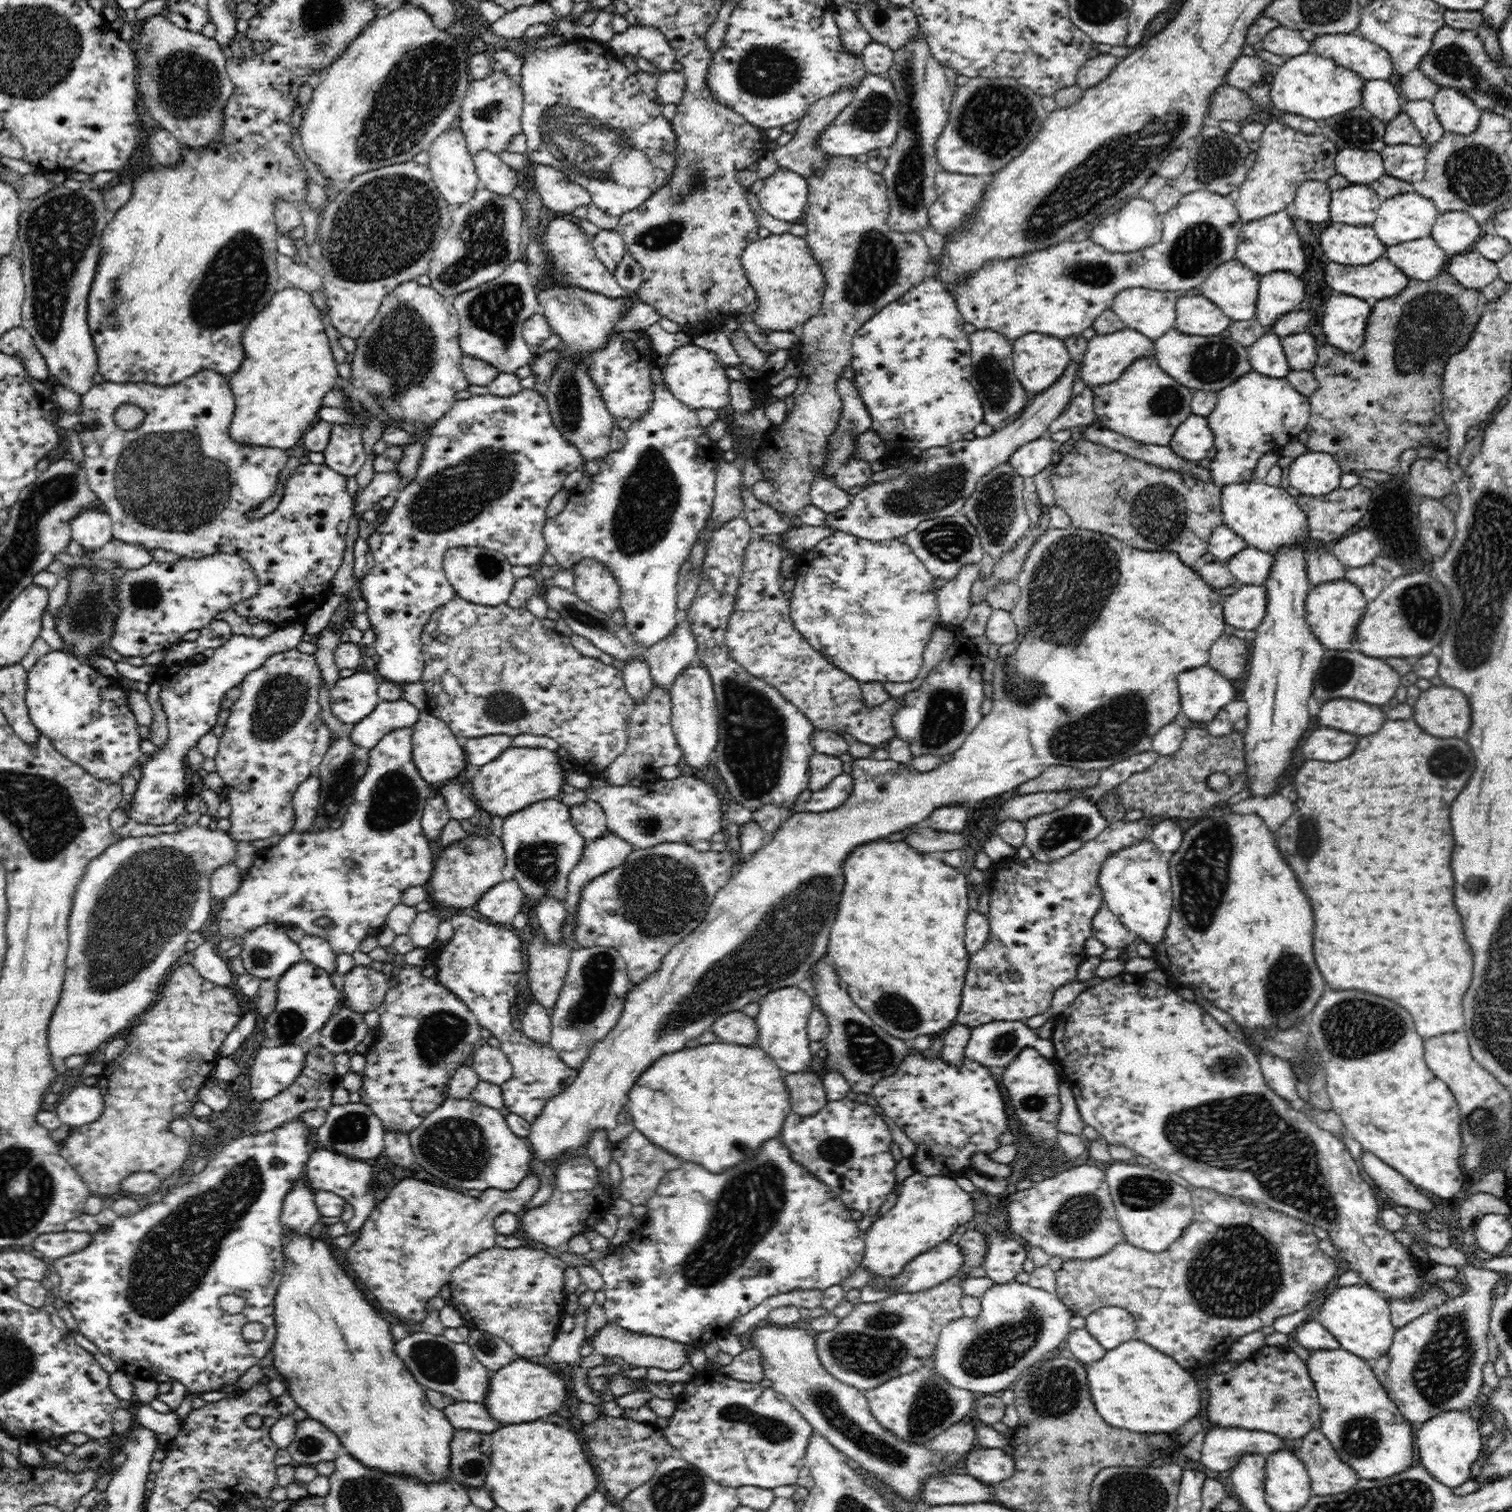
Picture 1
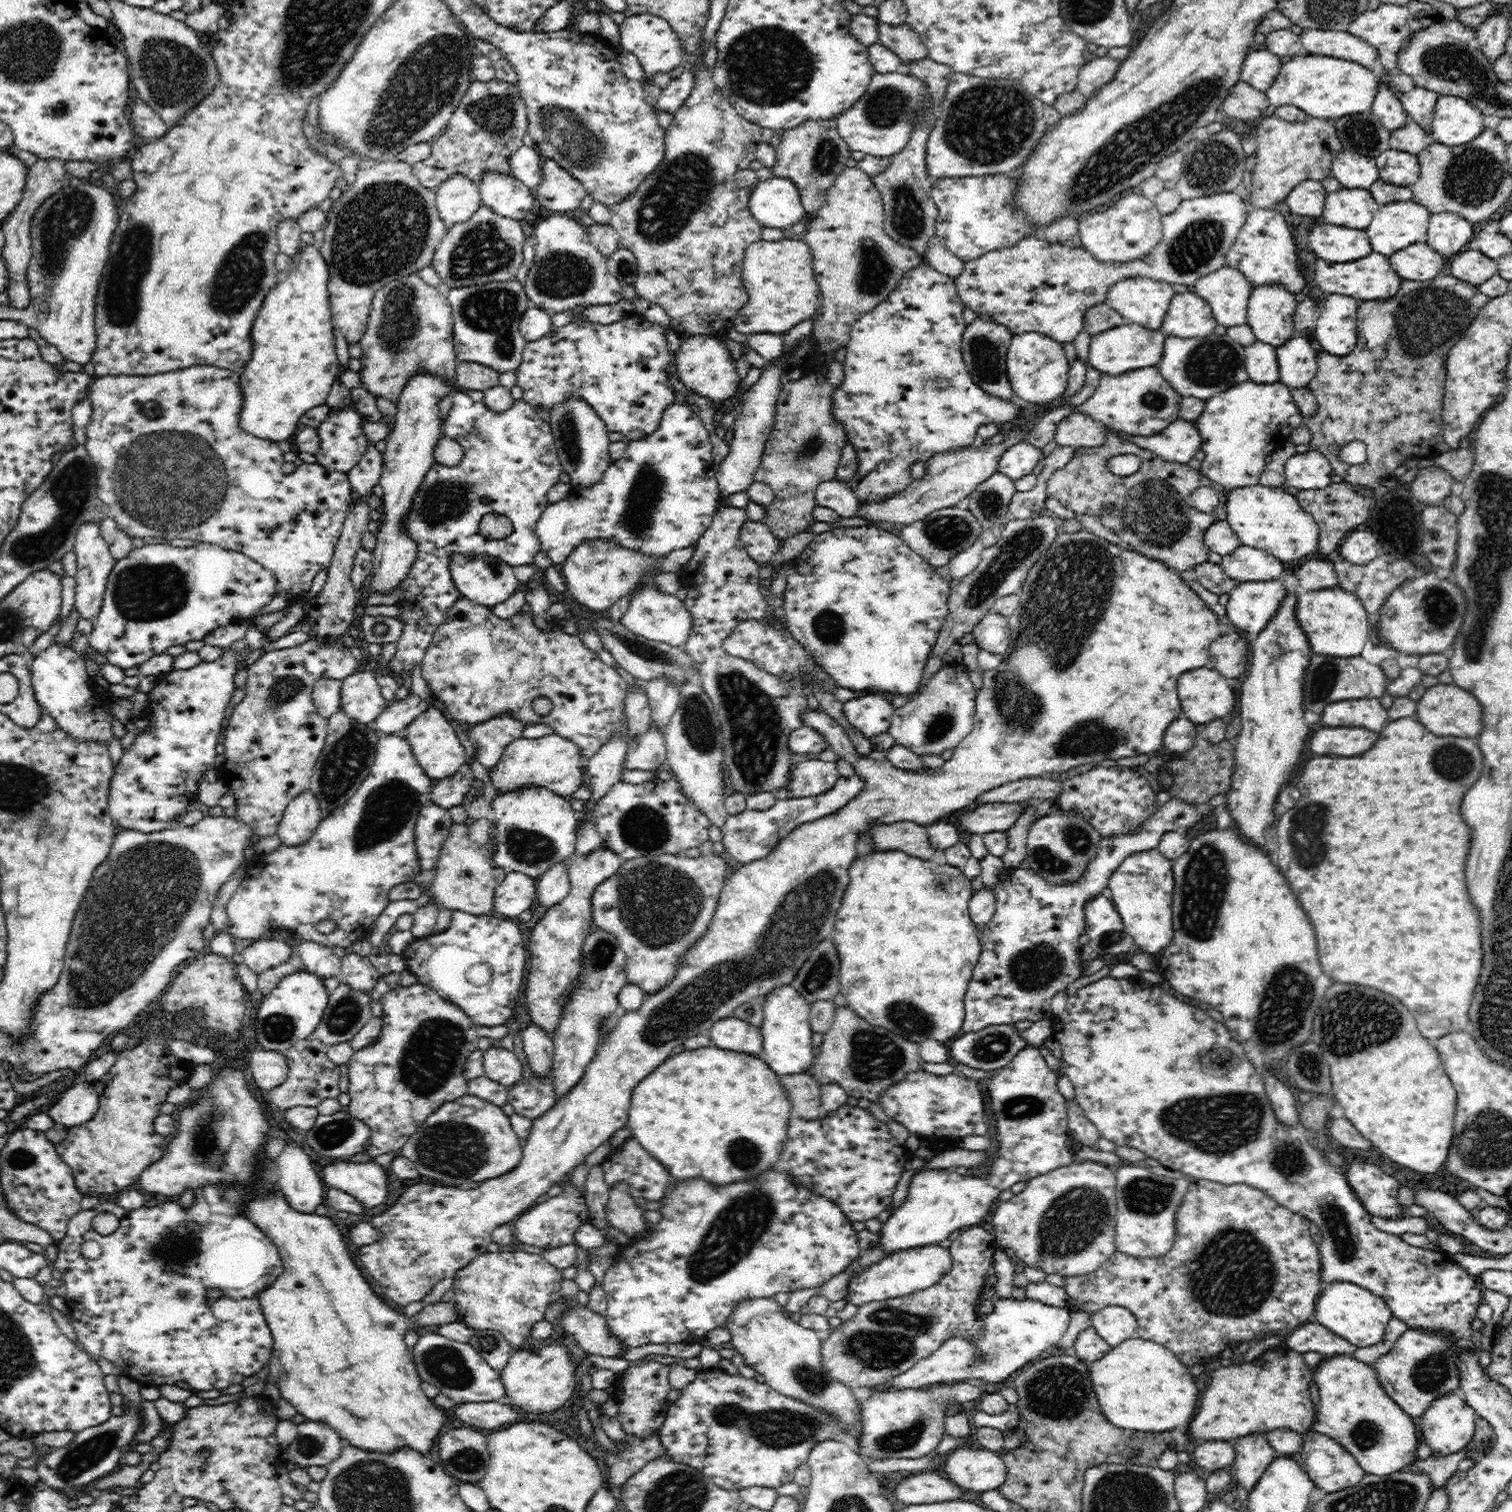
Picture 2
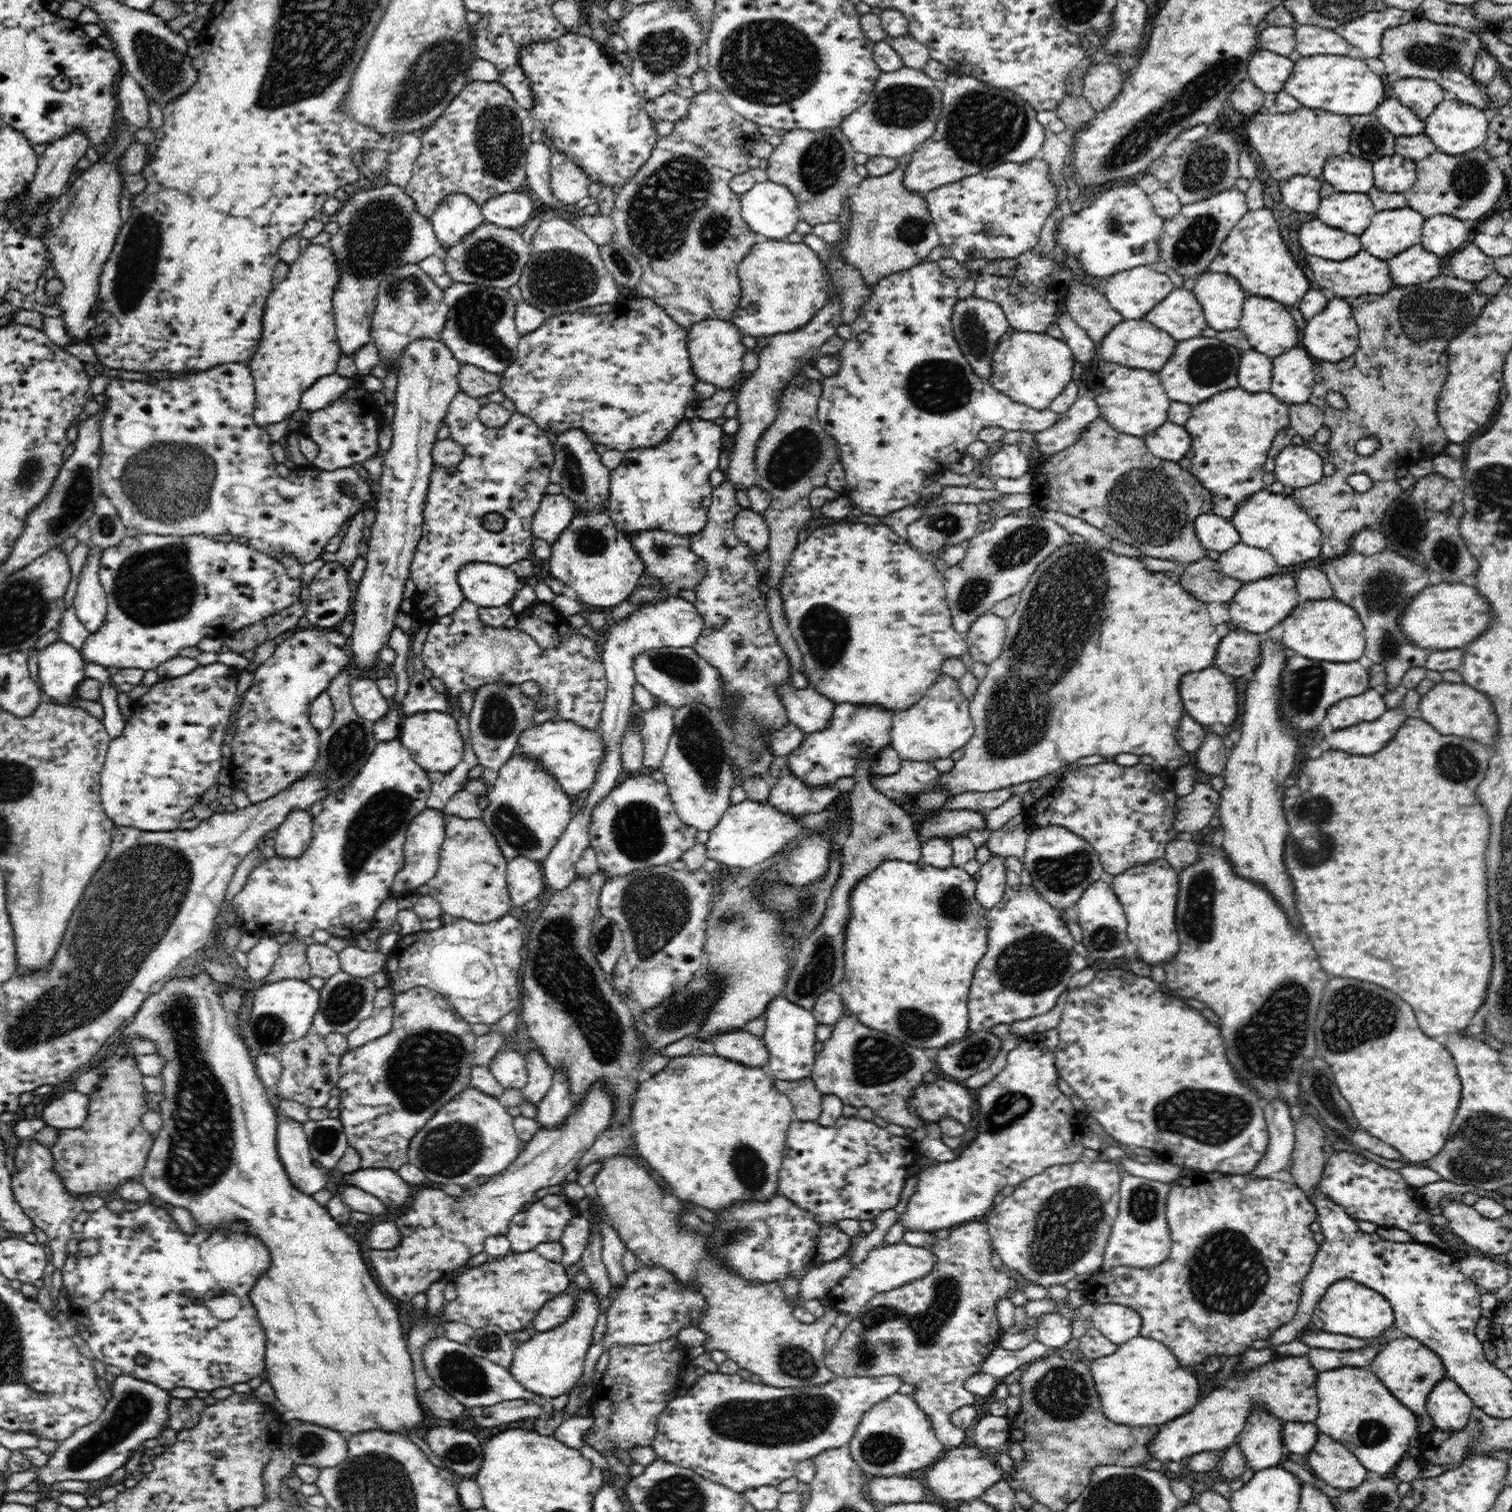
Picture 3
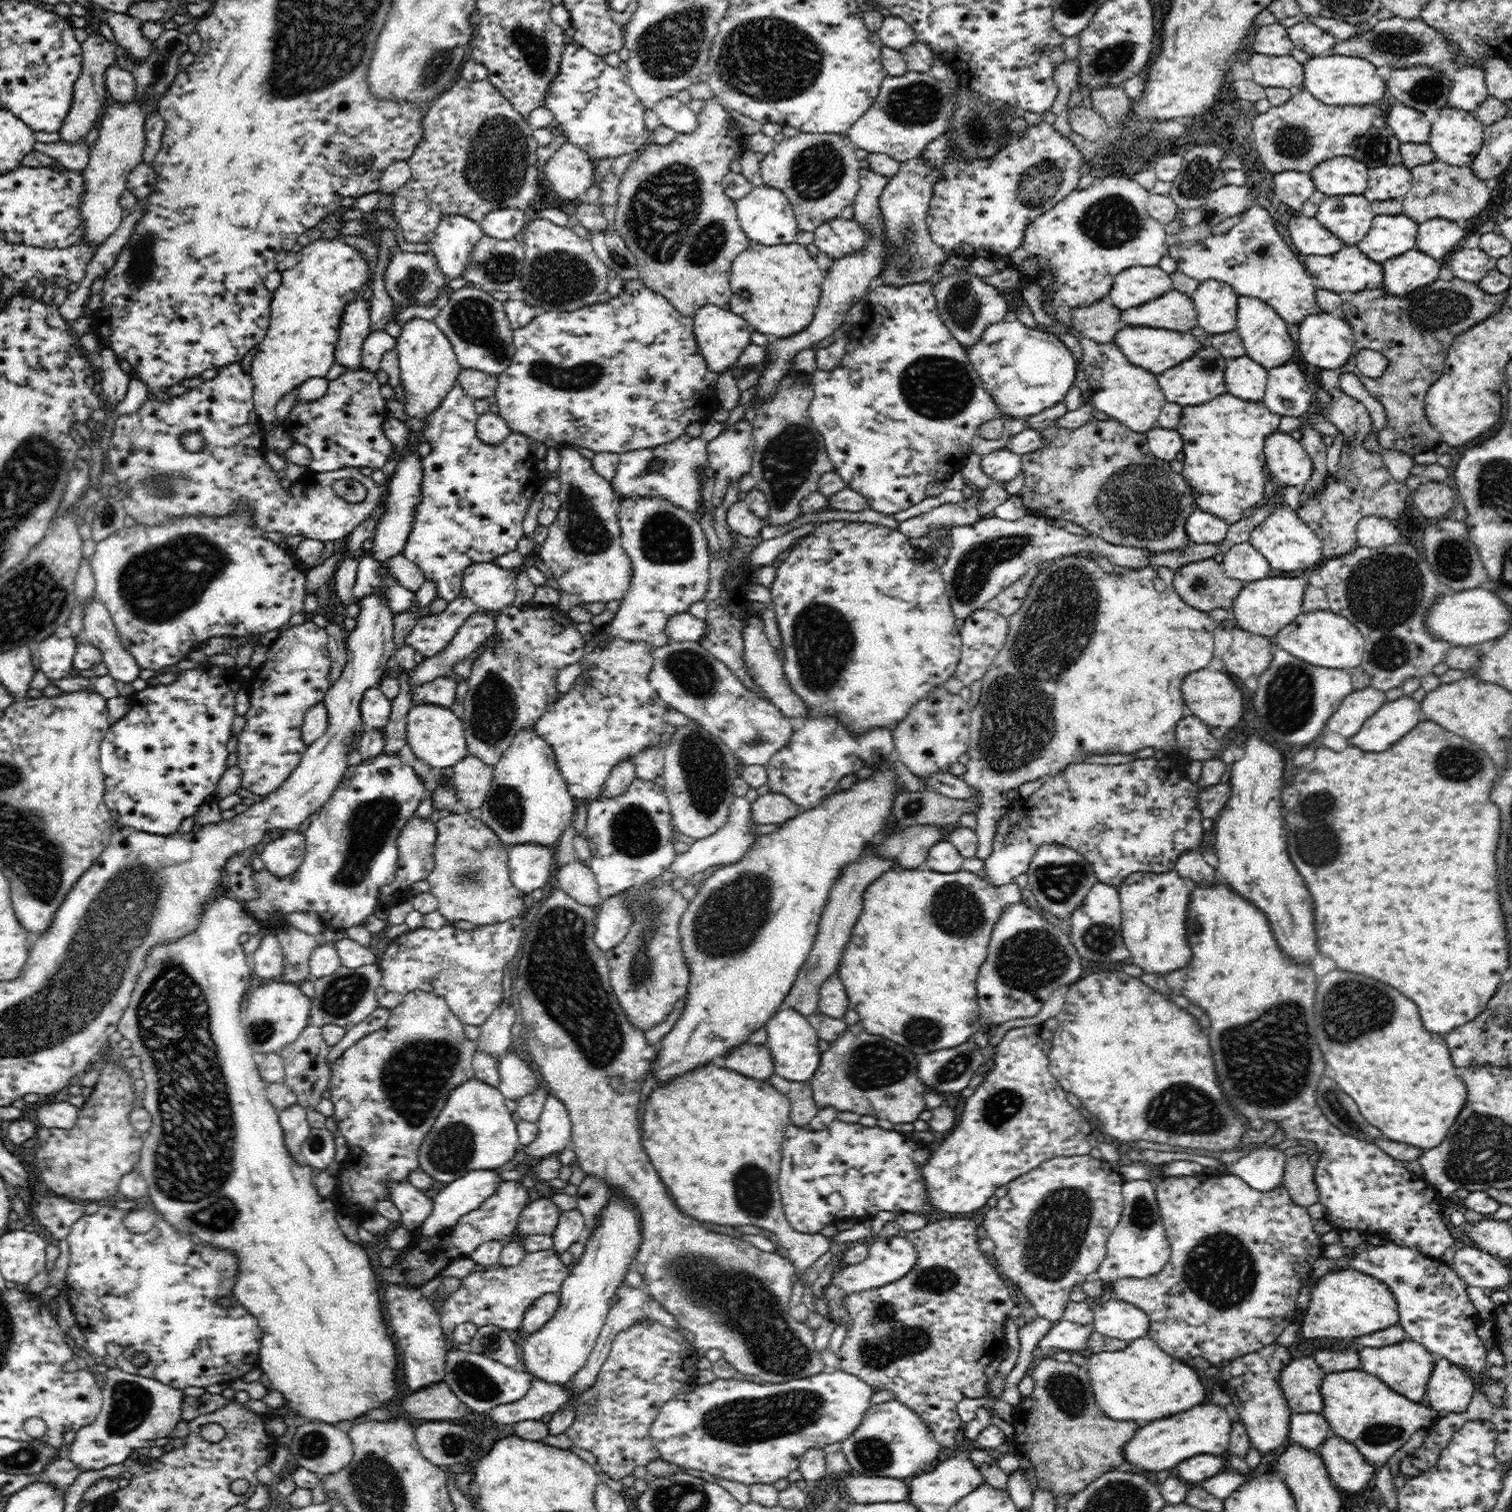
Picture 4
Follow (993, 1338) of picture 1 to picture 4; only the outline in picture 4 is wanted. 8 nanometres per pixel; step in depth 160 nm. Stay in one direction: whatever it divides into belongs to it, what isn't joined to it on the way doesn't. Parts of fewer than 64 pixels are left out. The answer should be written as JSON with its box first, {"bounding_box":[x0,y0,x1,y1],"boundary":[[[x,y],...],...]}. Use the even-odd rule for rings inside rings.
{"bounding_box":[649,1318,1094,1486],"boundary":[[[1062,1318],[1059,1321],[1056,1321],[1052,1328],[1041,1338],[1040,1347],[1041,1350],[1049,1349],[1049,1348],[1059,1348],[1060,1350],[1075,1352],[1076,1350],[1084,1350],[1087,1348],[1087,1342],[1090,1338],[1090,1334],[1094,1331],[1093,1323],[1086,1324],[1086,1326],[1082,1324],[1076,1324],[1074,1322],[1067,1321]],[[843,1371],[834,1373],[822,1372],[808,1378],[800,1378],[798,1380],[788,1380],[782,1384],[772,1383],[754,1383],[751,1381],[742,1381],[737,1379],[716,1379],[711,1383],[695,1385],[693,1391],[688,1393],[678,1393],[662,1405],[658,1416],[651,1424],[649,1433],[652,1437],[652,1444],[660,1453],[660,1458],[670,1464],[681,1466],[682,1468],[692,1468],[692,1470],[702,1470],[708,1472],[716,1478],[726,1478],[732,1482],[740,1482],[749,1486],[750,1484],[774,1484],[782,1478],[787,1478],[789,1472],[799,1467],[799,1458],[812,1448],[824,1448],[828,1444],[841,1443],[846,1440],[860,1426],[864,1412],[870,1408],[870,1400],[874,1396],[874,1389],[867,1385],[862,1379],[857,1376],[848,1374]]]}

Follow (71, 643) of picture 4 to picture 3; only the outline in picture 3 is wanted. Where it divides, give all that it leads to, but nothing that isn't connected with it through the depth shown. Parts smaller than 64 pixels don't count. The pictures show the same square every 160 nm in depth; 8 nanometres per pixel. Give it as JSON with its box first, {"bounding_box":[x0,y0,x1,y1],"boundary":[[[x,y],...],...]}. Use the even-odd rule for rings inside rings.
{"bounding_box":[38,640,87,706],"boundary":[[[57,640],[39,651],[38,668],[44,700],[73,706],[76,688],[87,677],[80,651]]]}

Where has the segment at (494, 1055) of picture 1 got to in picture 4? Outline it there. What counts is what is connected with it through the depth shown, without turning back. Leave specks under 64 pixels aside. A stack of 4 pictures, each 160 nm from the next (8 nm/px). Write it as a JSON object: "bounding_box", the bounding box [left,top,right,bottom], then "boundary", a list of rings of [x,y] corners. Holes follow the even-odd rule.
{"bounding_box":[499,1053,539,1101],"boundary":[[[504,1053],[499,1057],[499,1091],[510,1100],[519,1101],[523,1096],[532,1094],[539,1086],[536,1074],[528,1067],[526,1061],[521,1060],[516,1053]]]}

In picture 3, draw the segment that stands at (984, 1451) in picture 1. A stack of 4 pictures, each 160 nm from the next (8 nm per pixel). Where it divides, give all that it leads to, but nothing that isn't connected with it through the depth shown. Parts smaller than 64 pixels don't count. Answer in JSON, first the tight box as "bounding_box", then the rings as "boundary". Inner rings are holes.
{"bounding_box":[927,1446,1004,1505],"boundary":[[[978,1446],[947,1448],[944,1454],[932,1464],[927,1472],[928,1494],[935,1504],[955,1505],[983,1497],[993,1484],[1003,1478],[1004,1471],[998,1463],[988,1460]]]}

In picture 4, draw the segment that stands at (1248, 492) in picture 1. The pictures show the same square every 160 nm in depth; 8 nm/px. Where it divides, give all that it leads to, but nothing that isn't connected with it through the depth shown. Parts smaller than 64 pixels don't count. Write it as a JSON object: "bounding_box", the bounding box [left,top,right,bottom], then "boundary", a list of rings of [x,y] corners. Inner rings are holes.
{"bounding_box":[1248,505,1324,570],"boundary":[[[1278,505],[1250,533],[1248,543],[1260,551],[1270,563],[1272,570],[1306,570],[1324,558],[1321,537],[1298,516],[1290,506]]]}

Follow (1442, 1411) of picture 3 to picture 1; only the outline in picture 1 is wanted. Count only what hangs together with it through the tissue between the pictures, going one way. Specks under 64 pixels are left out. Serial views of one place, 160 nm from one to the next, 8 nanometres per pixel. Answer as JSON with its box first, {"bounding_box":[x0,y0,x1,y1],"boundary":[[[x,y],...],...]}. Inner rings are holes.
{"bounding_box":[1416,1410,1484,1489],"boundary":[[[1459,1410],[1440,1412],[1438,1416],[1432,1416],[1428,1422],[1421,1425],[1416,1433],[1420,1465],[1436,1480],[1451,1489],[1462,1486],[1464,1482],[1473,1479],[1472,1464],[1479,1463],[1484,1455],[1483,1437],[1478,1429],[1480,1422],[1470,1413]]]}

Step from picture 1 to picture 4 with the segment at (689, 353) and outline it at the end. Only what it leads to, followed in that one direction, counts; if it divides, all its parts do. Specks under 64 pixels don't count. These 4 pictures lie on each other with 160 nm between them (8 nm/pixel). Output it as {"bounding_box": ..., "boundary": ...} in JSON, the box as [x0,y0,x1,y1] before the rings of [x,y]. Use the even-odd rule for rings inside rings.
{"bounding_box":[692,304,753,373],"boundary":[[[714,304],[700,308],[692,319],[694,320],[696,343],[698,343],[700,354],[704,357],[707,367],[712,372],[724,373],[728,371],[730,366],[736,364],[736,360],[738,360],[738,356],[742,354],[744,348],[750,344],[753,329],[748,321],[729,309],[722,309]]]}

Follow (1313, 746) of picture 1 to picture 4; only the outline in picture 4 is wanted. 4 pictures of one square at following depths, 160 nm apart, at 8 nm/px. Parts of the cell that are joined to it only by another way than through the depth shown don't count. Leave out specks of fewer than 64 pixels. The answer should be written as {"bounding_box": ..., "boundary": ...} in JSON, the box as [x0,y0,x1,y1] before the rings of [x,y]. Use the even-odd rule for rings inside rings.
{"bounding_box":[1350,694,1422,752],"boundary":[[[1403,694],[1398,700],[1383,704],[1368,722],[1364,722],[1362,730],[1350,738],[1350,744],[1366,752],[1384,752],[1422,719],[1421,703]]]}

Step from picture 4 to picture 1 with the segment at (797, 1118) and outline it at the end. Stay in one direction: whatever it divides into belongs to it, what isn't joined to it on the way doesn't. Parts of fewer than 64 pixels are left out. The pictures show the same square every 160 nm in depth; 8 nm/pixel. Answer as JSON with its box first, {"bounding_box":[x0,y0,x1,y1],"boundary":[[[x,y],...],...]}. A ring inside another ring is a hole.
{"bounding_box":[783,1071,826,1116],"boundary":[[[800,1071],[784,1074],[783,1078],[789,1092],[792,1113],[812,1116],[826,1106],[824,1085],[818,1075]]]}

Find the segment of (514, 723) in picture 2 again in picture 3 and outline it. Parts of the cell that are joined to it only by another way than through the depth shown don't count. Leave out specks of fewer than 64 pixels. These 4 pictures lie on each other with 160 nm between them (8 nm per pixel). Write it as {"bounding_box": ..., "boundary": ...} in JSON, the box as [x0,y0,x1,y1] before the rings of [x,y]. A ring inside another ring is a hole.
{"bounding_box":[469,682,537,771],"boundary":[[[490,682],[474,690],[473,707],[469,713],[469,736],[472,750],[484,768],[500,771],[503,764],[516,754],[518,740],[524,729],[530,728],[537,711],[537,699],[520,690],[520,684]]]}

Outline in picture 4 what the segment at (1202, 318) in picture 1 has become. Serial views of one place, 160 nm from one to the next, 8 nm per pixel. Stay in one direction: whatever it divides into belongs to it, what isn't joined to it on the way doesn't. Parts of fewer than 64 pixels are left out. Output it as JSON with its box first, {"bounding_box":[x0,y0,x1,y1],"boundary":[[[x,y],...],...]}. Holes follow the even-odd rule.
{"bounding_box":[1120,289,1198,332],"boundary":[[[1173,289],[1141,306],[1122,310],[1120,319],[1122,319],[1124,327],[1190,332],[1198,325],[1196,314],[1191,298]]]}

